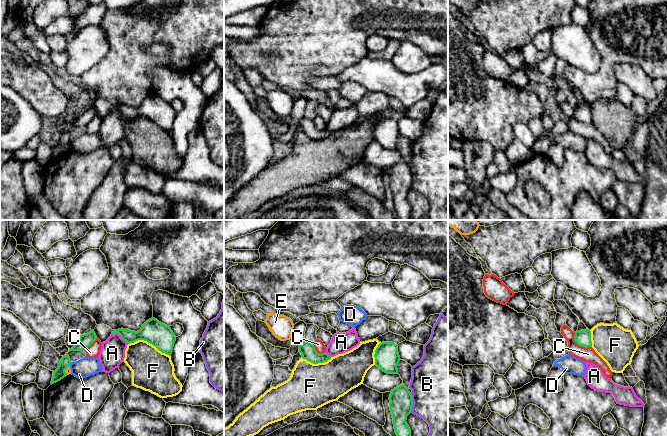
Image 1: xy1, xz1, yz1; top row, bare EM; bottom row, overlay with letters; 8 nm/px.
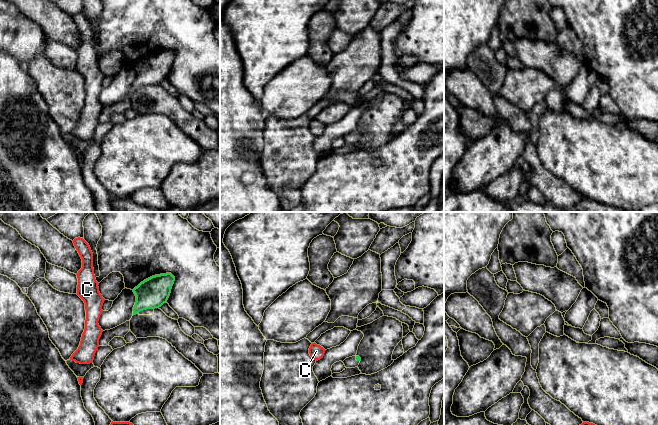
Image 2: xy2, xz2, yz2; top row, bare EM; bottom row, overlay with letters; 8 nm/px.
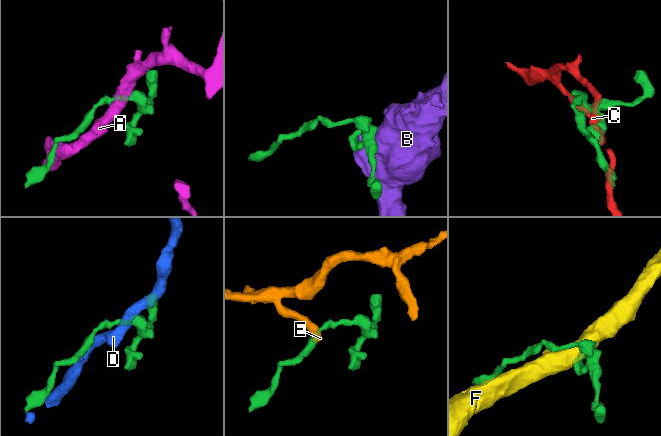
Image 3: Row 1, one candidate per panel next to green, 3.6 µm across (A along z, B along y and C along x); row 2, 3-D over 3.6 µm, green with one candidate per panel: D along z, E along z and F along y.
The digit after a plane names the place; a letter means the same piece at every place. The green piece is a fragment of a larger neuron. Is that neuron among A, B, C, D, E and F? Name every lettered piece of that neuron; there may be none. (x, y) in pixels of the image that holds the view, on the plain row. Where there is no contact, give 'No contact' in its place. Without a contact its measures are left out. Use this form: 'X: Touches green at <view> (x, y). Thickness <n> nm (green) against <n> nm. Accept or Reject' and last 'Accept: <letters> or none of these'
A: Touches green at xy1 (120, 111). Thickness 160 nm (green) against 200 nm. Reject
B: Touches green at xz1 (412, 179). Thickness 180 nm (green) against 480 nm. Reject
C: Touches green at yz1 (579, 120). Thickness 130 nm (green) against 120 nm. Reject
D: Touches green at xy1 (70, 139). Thickness 90 nm (green) against 160 nm. Reject
E: Touches green at xy1 (65, 145). Thickness 90 nm (green) against 50 nm. Reject
F: Touches green at xy1 (149, 118). Thickness 200 nm (green) against 320 nm. Reject
Accept: none of these

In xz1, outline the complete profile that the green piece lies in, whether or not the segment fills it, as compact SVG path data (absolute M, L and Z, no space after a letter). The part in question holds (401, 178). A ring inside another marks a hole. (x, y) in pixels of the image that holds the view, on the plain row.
M402 160L391 166L389 176L389 183L392 190L397 214L400 220L409 220L411 214L411 206L406 196L407 192L412 187L412 171L409 168L409 165L404 160Z

